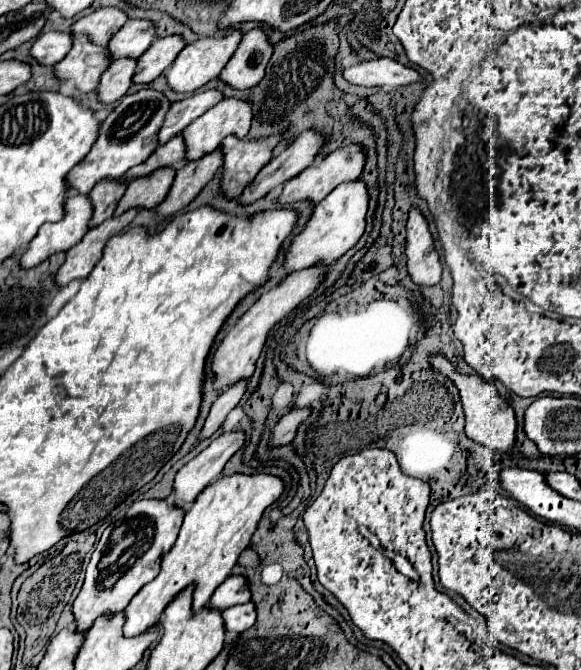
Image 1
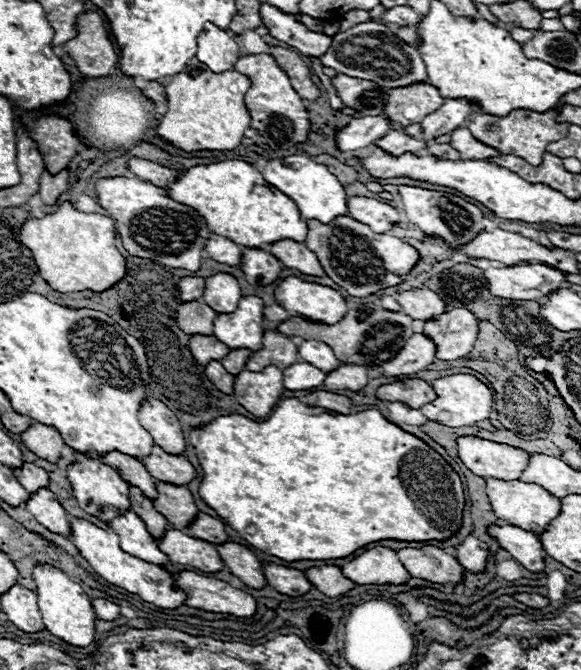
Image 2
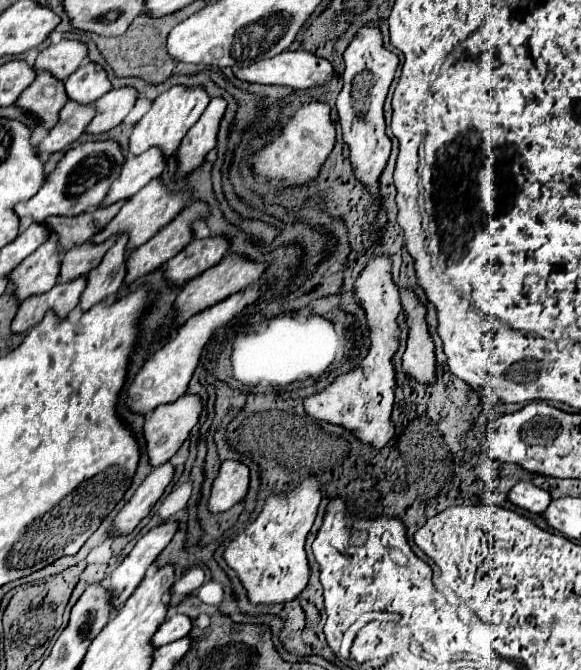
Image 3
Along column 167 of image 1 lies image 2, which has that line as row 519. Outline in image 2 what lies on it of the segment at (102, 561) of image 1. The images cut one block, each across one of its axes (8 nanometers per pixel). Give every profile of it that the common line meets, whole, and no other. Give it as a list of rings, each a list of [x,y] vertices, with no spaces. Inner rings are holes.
[[[488,478],[486,480],[486,494],[490,498],[492,510],[496,516],[512,526],[518,526],[522,530],[530,530],[534,534],[542,534],[548,530],[550,522],[560,514],[560,498],[552,496],[546,488],[534,482],[520,482],[520,480],[498,480]]]

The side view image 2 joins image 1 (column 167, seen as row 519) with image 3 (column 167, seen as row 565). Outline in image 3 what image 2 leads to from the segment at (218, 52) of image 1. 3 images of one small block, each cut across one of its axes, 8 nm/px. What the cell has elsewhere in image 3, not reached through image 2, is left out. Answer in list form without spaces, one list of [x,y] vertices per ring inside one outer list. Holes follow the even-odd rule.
[[[176,84],[168,92],[162,92],[154,100],[150,112],[146,112],[142,116],[142,120],[134,126],[134,132],[130,136],[130,152],[132,154],[142,154],[150,146],[160,146],[166,156],[172,156],[176,152],[176,148],[180,146],[184,134],[200,118],[200,114],[208,106],[208,102],[210,102],[210,96],[208,96],[208,92],[206,92],[204,86]]]

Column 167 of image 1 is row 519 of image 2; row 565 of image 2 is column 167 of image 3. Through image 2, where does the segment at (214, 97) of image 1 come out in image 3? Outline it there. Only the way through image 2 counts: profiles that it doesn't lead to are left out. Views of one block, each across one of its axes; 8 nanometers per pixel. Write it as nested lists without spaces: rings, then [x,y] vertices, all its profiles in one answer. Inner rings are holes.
[[[152,146],[152,150],[146,150],[138,156],[128,156],[120,178],[110,186],[108,196],[104,198],[102,206],[108,206],[112,202],[132,198],[138,190],[142,190],[152,178],[160,176],[168,164],[168,158],[164,158],[164,152],[158,146]]]

